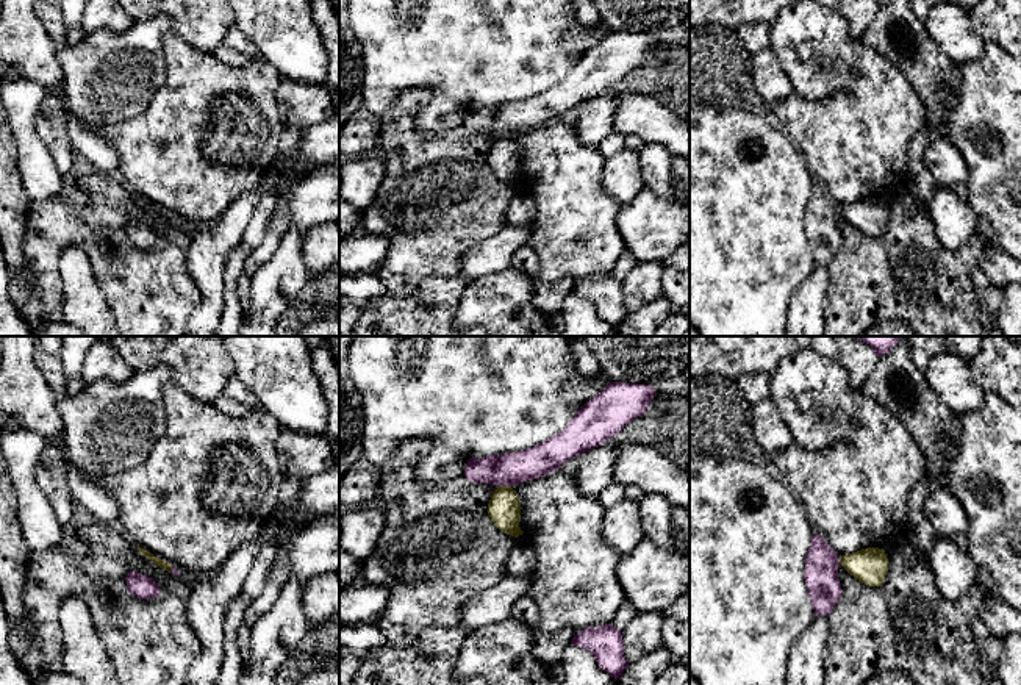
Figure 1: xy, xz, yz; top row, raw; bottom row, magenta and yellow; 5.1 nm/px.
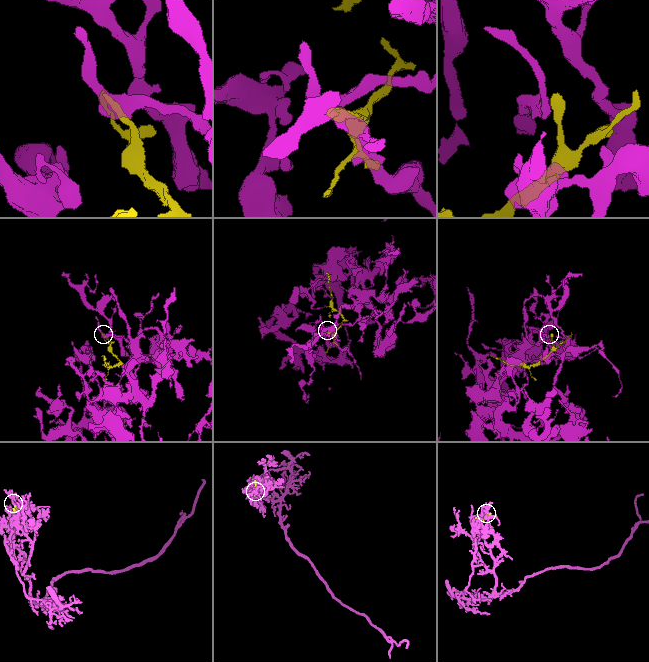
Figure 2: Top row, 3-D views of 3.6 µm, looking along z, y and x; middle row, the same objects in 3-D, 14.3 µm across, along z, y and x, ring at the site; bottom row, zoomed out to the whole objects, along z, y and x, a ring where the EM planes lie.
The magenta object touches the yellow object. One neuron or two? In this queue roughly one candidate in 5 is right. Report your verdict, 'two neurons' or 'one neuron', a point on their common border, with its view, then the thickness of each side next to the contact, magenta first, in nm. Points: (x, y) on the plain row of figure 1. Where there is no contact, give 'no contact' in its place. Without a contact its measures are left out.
two neurons | xz (505, 135) | 170/170 nm

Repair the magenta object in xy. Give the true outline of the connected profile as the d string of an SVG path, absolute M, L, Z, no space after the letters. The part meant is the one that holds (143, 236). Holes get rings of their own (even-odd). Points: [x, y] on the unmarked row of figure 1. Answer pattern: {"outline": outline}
{"outline": "M130 221L127 225L128 241L139 249L150 249L161 246L159 235L149 225L142 225L138 221Z"}

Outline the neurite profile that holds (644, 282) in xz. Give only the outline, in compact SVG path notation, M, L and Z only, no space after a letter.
M638 261L622 280L622 292L627 314L663 296L663 264L660 261Z

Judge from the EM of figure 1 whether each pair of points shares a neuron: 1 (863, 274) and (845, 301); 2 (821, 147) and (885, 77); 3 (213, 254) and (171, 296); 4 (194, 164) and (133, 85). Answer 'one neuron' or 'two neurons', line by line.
1: one neuron
2: one neuron
3: two neurons
4: two neurons

